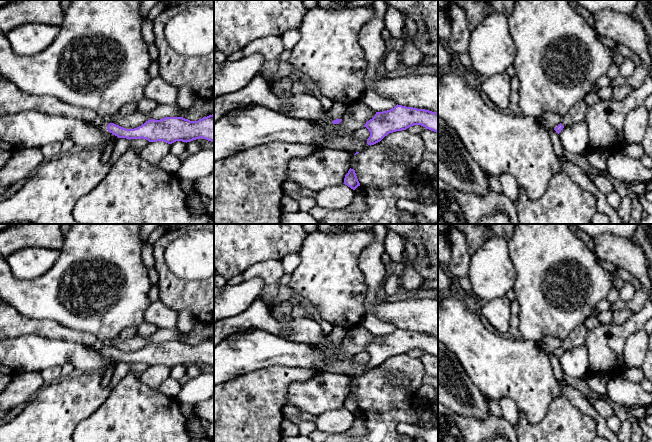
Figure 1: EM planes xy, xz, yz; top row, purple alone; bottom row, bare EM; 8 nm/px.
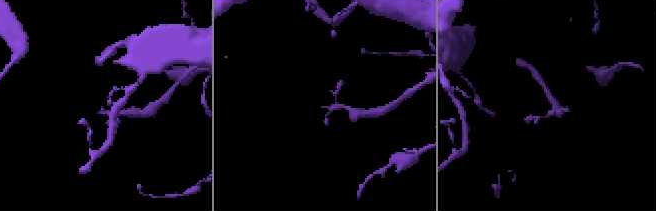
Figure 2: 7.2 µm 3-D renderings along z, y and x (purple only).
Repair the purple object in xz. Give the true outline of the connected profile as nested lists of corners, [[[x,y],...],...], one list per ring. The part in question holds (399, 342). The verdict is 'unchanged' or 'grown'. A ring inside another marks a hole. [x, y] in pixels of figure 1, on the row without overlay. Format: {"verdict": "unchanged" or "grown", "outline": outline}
{"verdict": "unchanged", "outline": [[[398,328],[390,334],[376,336],[364,349],[370,356],[367,368],[374,369],[389,357],[406,354],[414,349],[421,349],[438,358],[438,337]]]}

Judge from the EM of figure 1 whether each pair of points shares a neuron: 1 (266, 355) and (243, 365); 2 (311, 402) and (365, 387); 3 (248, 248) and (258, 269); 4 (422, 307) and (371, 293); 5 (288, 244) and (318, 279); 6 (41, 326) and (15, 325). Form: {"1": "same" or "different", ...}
{"1": "same", "2": "different", "3": "different", "4": "same", "5": "different", "6": "same"}

